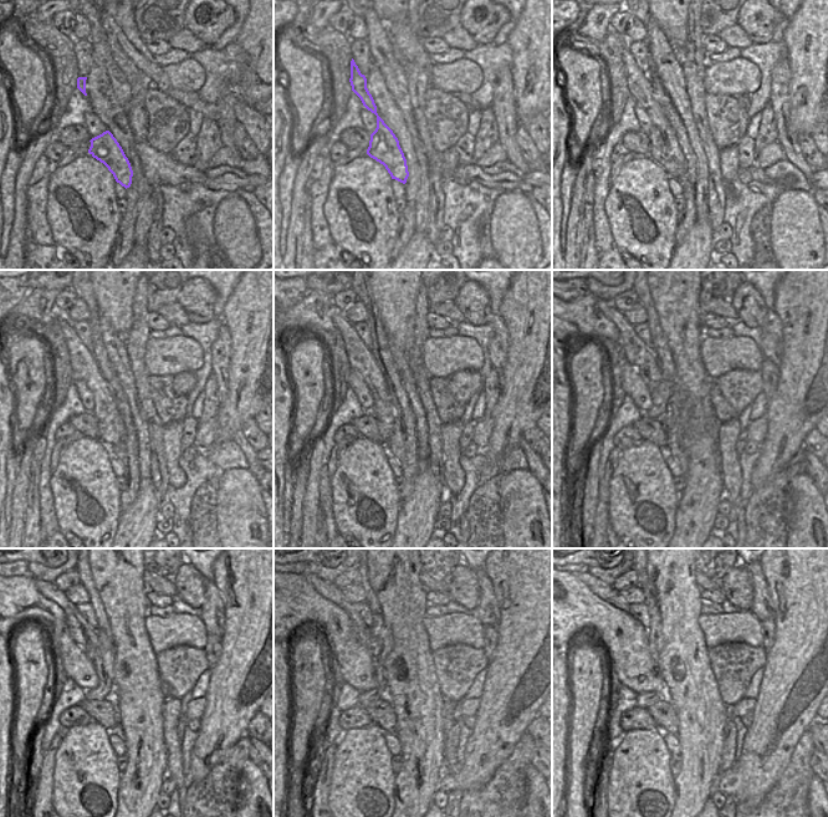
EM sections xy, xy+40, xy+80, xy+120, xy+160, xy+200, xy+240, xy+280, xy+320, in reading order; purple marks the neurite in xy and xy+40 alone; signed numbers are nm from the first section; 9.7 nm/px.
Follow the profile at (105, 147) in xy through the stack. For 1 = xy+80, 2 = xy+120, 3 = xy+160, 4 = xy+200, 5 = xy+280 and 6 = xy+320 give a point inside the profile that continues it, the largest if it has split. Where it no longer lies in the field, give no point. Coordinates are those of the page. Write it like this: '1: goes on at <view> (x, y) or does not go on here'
1: goes on at xy+80 (664, 147)
2: goes on at xy+120 (110, 423)
3: goes on at xy+160 (359, 357)
4: goes on at xy+200 (637, 353)
5: goes on at xy+280 (327, 590)
6: goes on at xy+320 (606, 592)

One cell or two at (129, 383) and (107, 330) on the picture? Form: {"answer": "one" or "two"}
{"answer": "one"}

